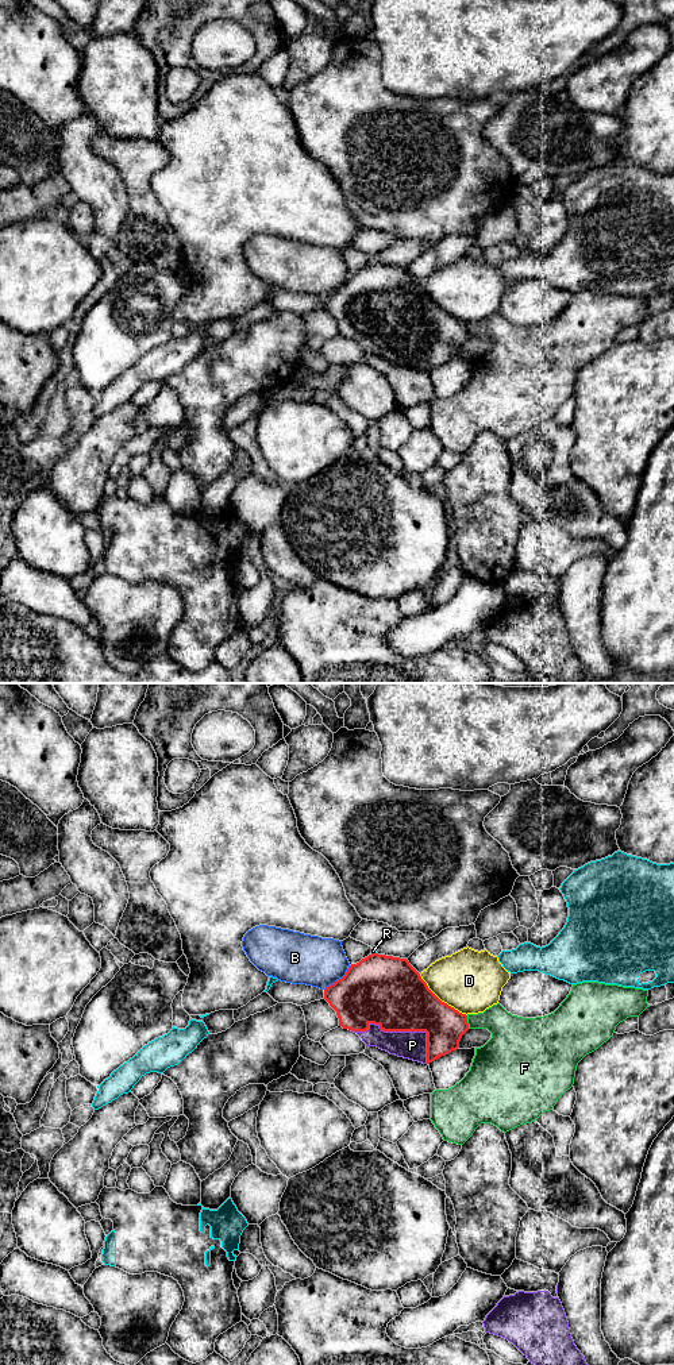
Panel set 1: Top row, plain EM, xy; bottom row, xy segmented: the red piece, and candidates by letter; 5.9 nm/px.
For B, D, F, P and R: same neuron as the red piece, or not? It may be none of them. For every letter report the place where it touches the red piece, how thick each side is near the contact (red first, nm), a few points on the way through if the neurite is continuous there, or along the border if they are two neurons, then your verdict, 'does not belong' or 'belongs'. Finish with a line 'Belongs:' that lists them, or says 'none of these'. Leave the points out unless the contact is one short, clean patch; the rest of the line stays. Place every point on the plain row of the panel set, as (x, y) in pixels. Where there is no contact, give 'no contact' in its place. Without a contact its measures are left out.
B: contact xy (339, 288); calibres 400 and 300 nm; does not belong
D: contact xy (439, 308); calibres 380 and 360 nm; does not belong
F: contact xy (466, 331); calibres 240 and 190 nm; does not belong
P: contact xy (403, 339); calibres 420 and 170 nm; belongs
R: contact xy (374, 262); calibres 420 and 20 nm; does not belong
Belongs: P

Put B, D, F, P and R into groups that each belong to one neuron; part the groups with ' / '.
B / D / F / P / R

